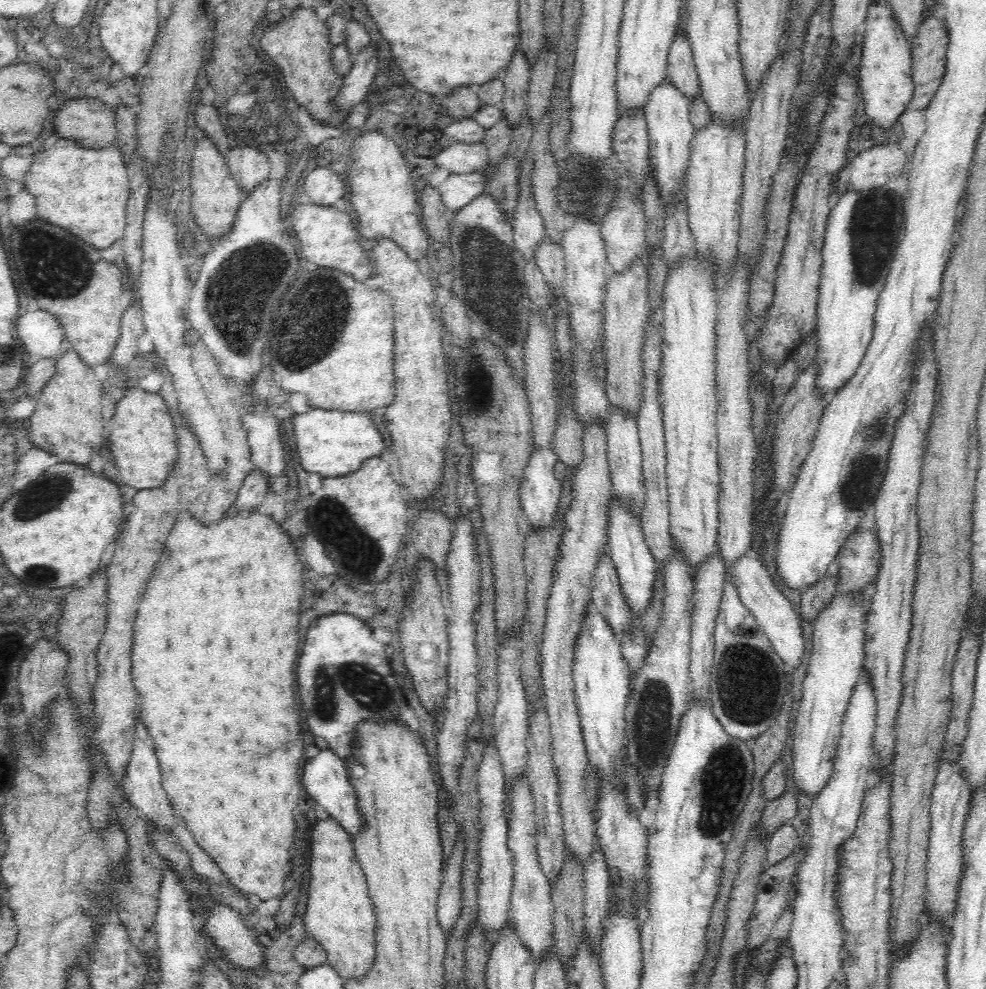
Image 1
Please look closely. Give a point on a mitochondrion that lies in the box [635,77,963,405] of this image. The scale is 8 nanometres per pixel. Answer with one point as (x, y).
(870, 231)

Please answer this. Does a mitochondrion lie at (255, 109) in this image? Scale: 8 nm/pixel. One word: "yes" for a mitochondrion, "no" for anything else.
yes

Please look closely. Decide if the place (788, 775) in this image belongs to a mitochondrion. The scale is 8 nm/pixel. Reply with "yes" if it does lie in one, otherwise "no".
no

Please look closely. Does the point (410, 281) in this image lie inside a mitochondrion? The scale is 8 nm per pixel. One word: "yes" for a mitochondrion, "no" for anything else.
no

